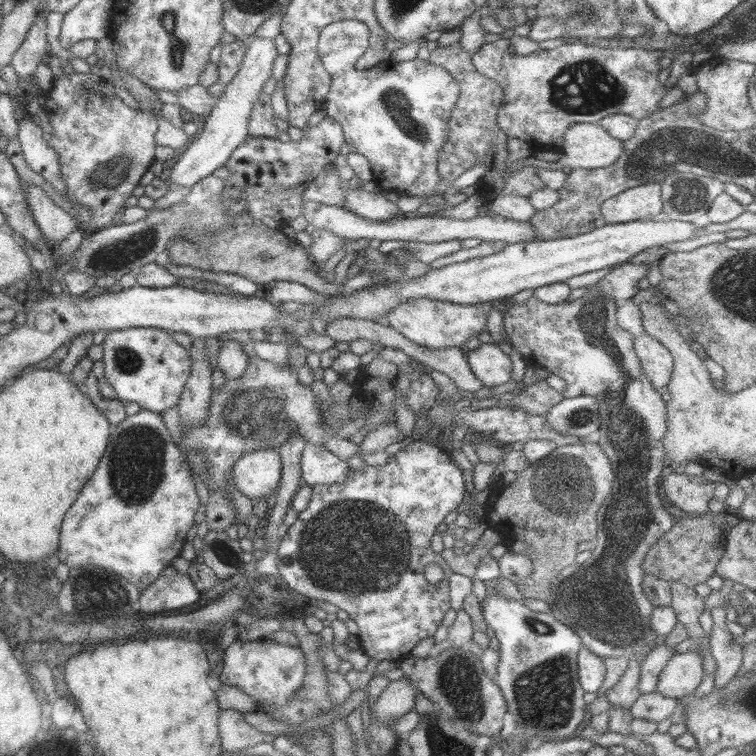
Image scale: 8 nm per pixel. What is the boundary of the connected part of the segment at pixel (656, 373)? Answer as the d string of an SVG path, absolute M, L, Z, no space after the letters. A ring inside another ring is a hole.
M646 334L633 336L632 343L643 376L648 378L654 389L667 386L673 372L671 353L658 340Z

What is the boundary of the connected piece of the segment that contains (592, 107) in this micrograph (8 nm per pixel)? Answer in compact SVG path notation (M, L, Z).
M500 38L484 43L472 56L476 71L498 82L504 92L504 105L499 108L496 122L508 138L534 142L534 146L551 146L563 142L564 133L573 124L596 123L605 117L622 114L636 121L651 116L659 109L658 102L673 86L658 81L662 53L655 46L647 48L603 48L586 45L583 40L565 43L551 50L539 49L526 56L516 55L509 39Z

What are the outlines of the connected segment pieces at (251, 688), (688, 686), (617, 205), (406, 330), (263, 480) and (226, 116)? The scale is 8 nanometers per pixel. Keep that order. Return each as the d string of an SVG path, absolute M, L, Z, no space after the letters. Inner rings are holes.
M265 638L254 641L236 640L226 648L219 680L221 684L235 686L264 708L280 708L292 700L304 682L306 665L304 652L294 646L278 644Z
M695 651L676 652L660 672L656 691L677 700L694 693L706 677L702 660Z
M661 183L643 184L612 196L601 204L604 224L622 224L663 216Z
M424 298L422 300L408 300L387 315L386 324L408 341L430 350L446 348L464 348L465 343L486 331L487 315L494 310L491 303L478 305L458 305L440 300Z
M256 450L246 456L242 456L232 465L235 487L251 500L266 498L271 502L272 496L276 492L276 487L282 477L282 458L278 450Z
M254 37L248 45L246 54L241 62L241 67L236 76L226 84L215 108L205 119L200 120L200 130L182 153L175 157L174 165L165 172L164 180L166 188L170 186L182 186L190 188L202 178L212 175L214 170L224 166L232 152L238 145L250 138L248 132L248 117L253 110L255 101L264 94L263 86L272 77L274 60L278 56L278 50L271 38Z

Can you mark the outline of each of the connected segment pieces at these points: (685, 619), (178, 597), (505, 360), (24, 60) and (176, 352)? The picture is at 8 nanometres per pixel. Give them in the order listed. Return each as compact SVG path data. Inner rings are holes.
M672 581L669 584L672 591L672 602L669 605L674 609L677 622L686 627L688 638L709 637L702 626L699 618L705 609L705 601L693 588L687 588L680 583Z
M166 567L156 580L152 581L140 596L140 610L146 614L154 614L160 610L174 610L196 602L201 592L186 573Z
M482 343L478 349L466 351L465 358L472 373L484 387L497 387L511 380L513 367L510 356L506 355L496 343Z
M44 14L36 15L36 21L28 29L22 45L12 55L12 72L16 72L20 80L34 79L36 67L43 63L42 56L49 50L46 25Z
M128 328L124 330L109 331L101 344L104 351L102 364L104 364L104 378L116 392L116 398L123 403L139 404L141 410L148 410L162 414L168 408L178 404L182 390L191 374L193 361L188 349L181 346L172 338L171 334L156 328Z

